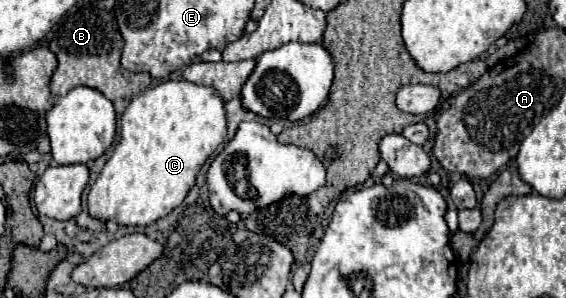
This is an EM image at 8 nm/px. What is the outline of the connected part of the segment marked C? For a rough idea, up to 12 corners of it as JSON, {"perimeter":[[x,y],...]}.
{"perimeter":[[147,88],[87,196],[89,214],[157,222],[225,136],[215,88]]}

